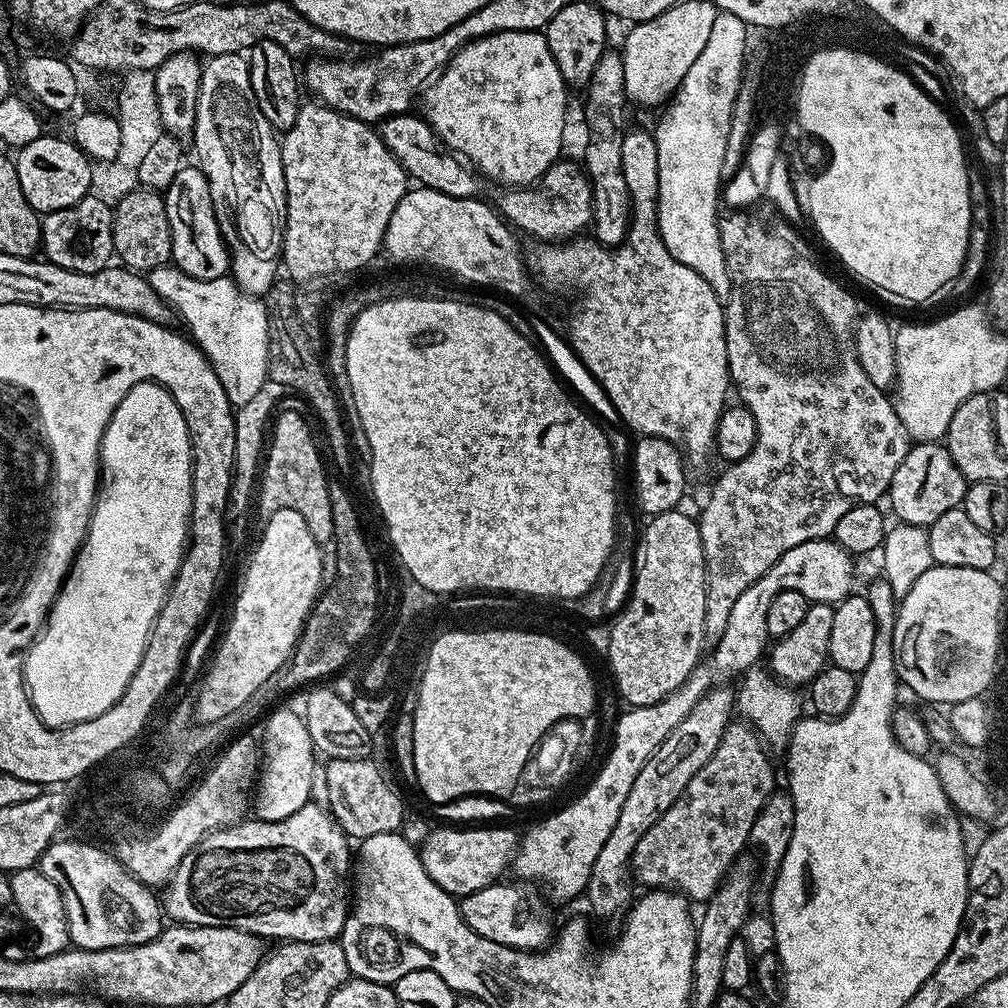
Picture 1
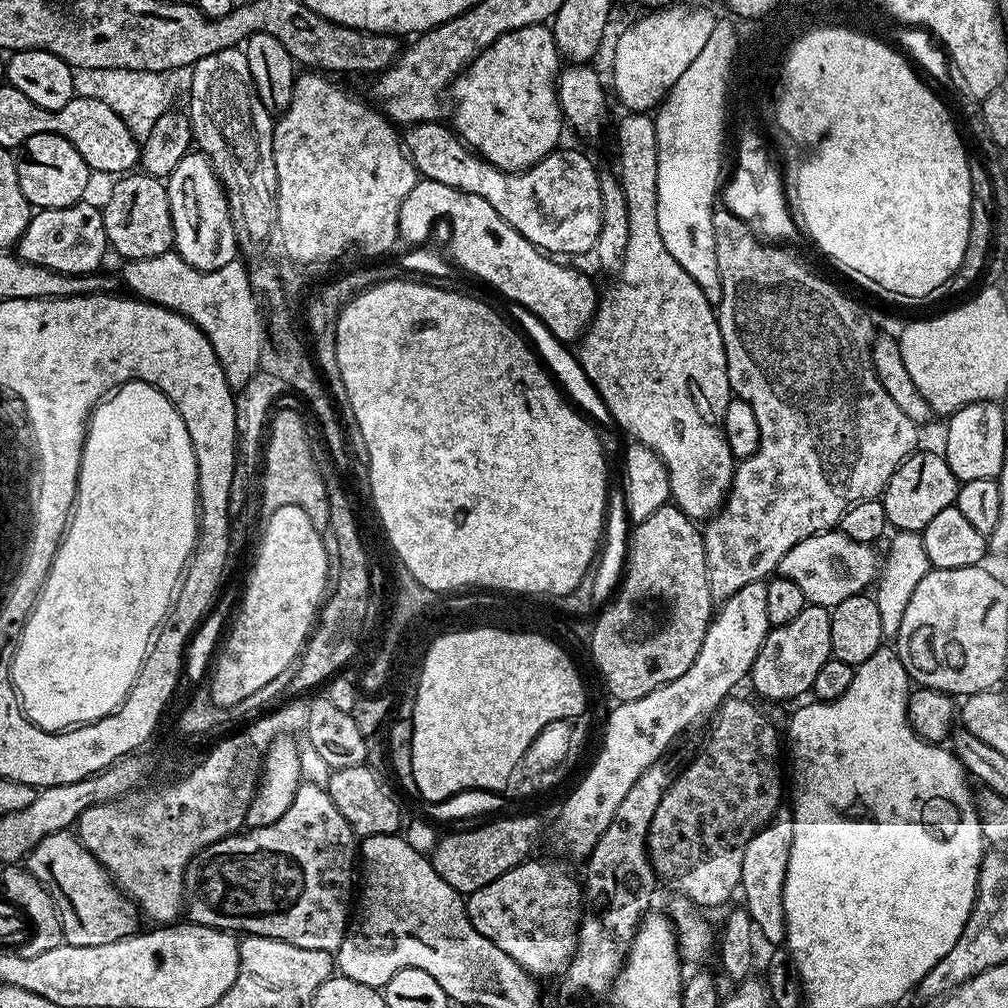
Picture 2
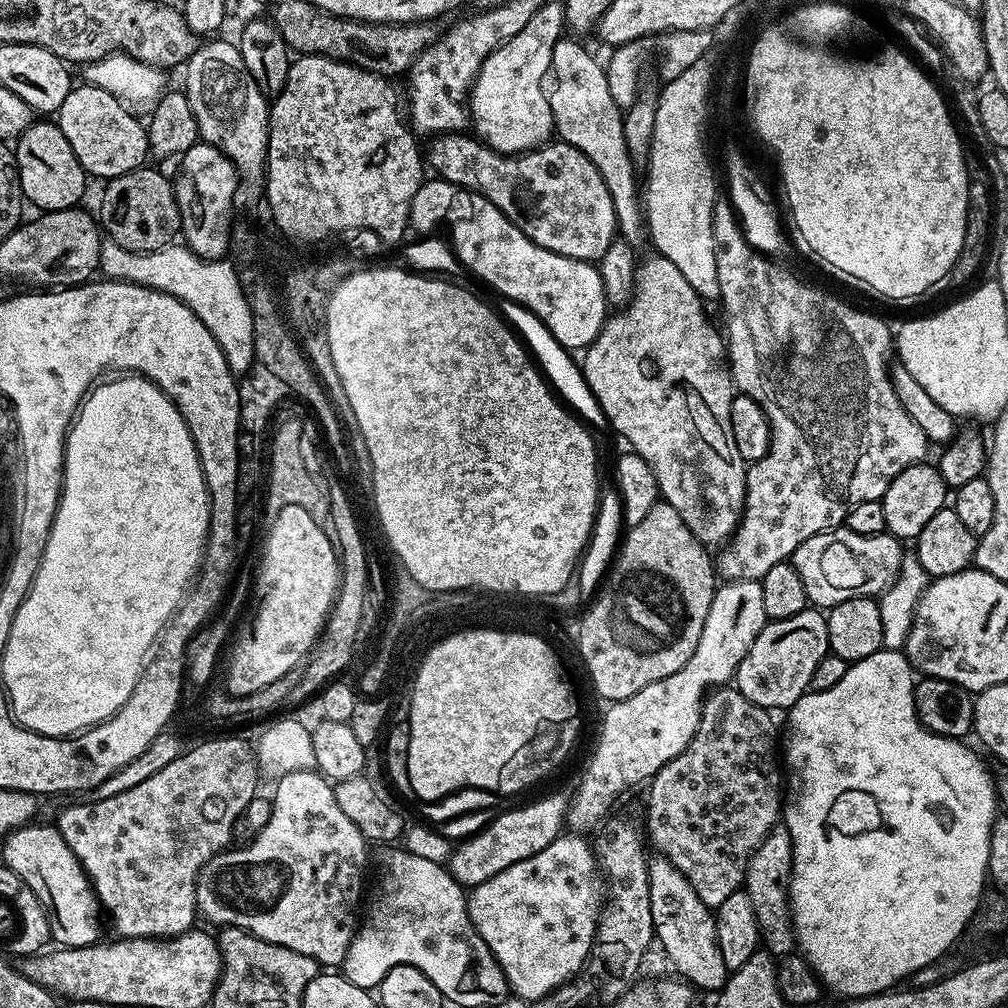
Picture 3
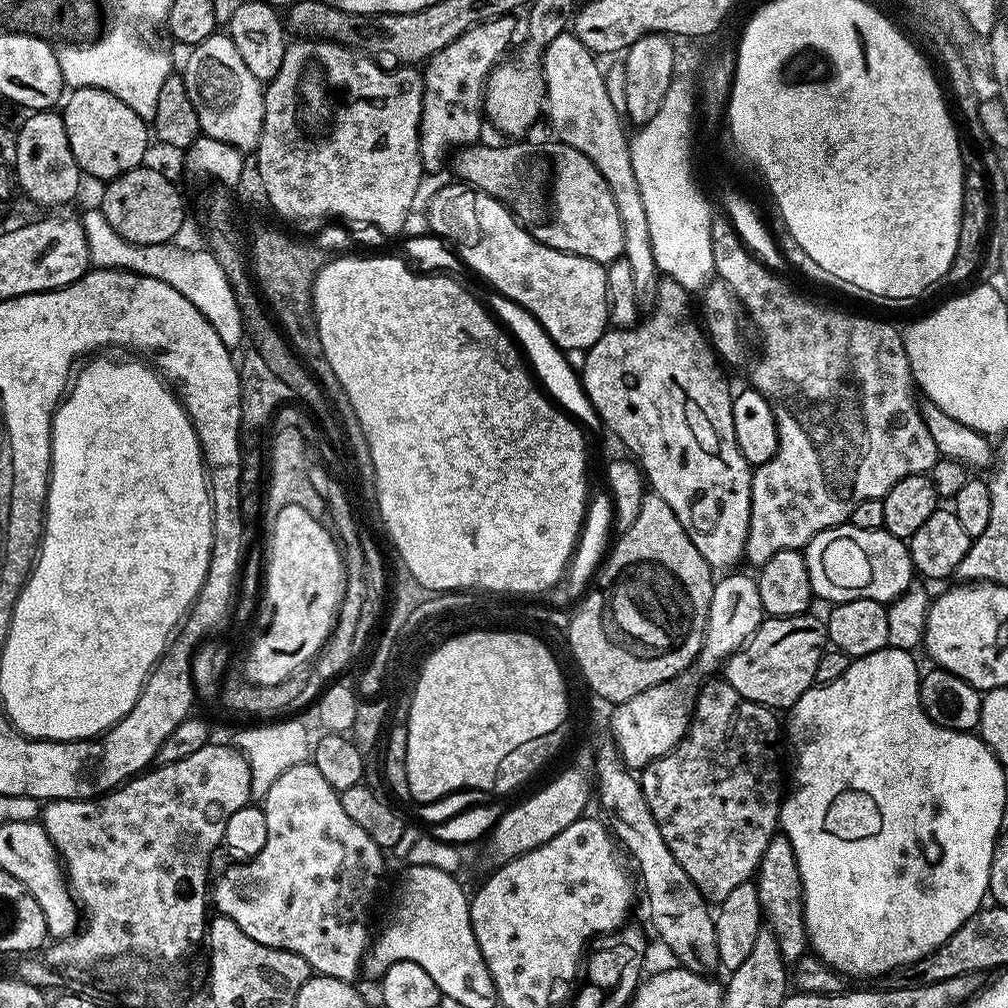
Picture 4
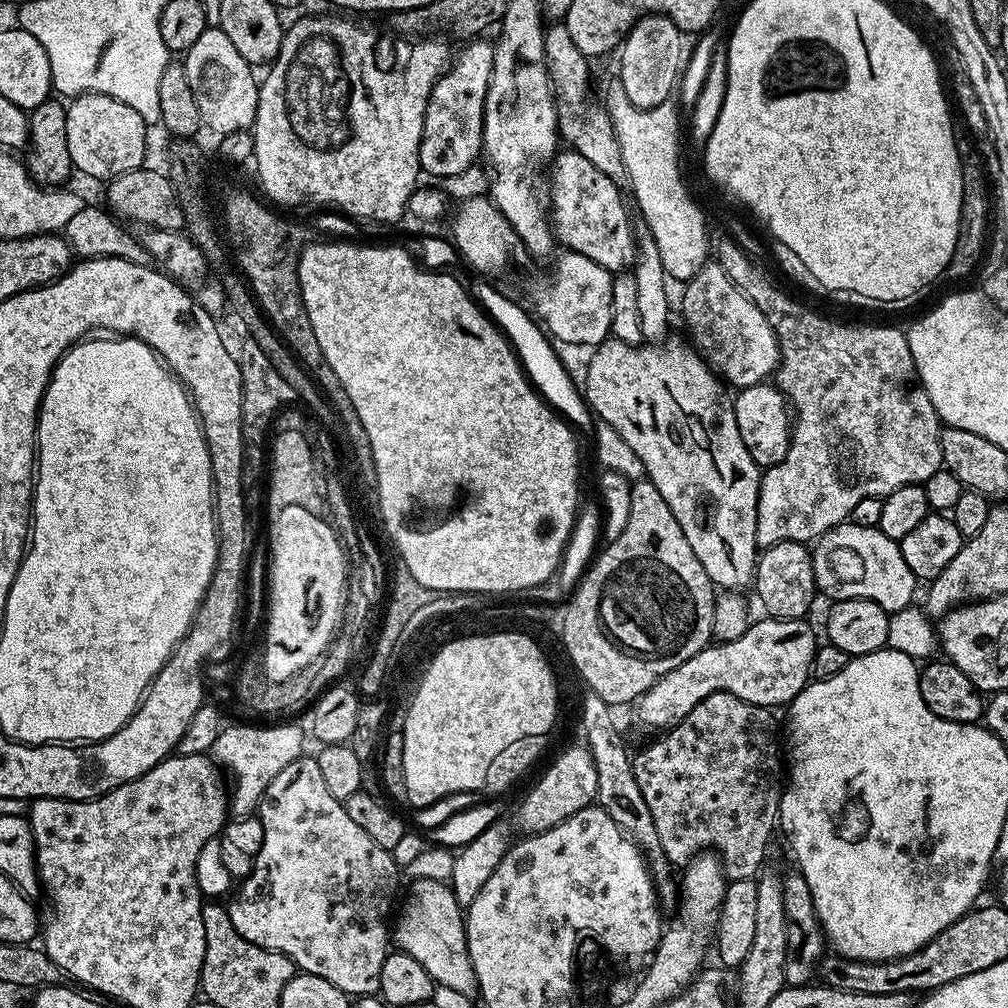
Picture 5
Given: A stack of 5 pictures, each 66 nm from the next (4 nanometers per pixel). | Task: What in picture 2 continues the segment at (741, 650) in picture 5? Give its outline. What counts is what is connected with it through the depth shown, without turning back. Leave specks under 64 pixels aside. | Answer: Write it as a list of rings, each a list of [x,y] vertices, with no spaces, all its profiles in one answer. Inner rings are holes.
[[[819,604],[805,605],[793,622],[775,625],[769,629],[759,648],[758,658],[749,672],[750,685],[764,698],[790,700],[809,693],[815,675],[832,656],[830,642],[831,611]]]

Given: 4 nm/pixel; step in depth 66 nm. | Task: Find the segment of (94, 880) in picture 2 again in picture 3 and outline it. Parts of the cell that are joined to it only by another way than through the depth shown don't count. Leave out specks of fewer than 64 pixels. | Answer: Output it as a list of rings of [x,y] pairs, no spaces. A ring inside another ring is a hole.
[[[33,822],[17,828],[3,837],[3,867],[12,868],[20,876],[21,885],[35,896],[43,897],[48,891],[47,903],[54,917],[54,940],[65,948],[85,948],[97,943],[100,936],[100,912],[102,905],[92,890],[92,881],[84,873],[78,858],[66,846],[59,827]]]

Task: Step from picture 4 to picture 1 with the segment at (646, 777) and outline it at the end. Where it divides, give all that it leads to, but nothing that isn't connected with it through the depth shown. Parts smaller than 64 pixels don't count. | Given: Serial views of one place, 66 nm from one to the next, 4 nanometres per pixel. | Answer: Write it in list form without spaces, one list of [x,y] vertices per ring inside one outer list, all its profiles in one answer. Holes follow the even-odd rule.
[[[751,723],[729,724],[718,750],[714,750],[714,758],[710,758],[694,778],[690,778],[690,786],[682,790],[674,806],[670,806],[670,810],[666,810],[666,814],[662,814],[662,818],[642,834],[630,863],[635,883],[645,884],[643,887],[648,890],[679,890],[689,901],[707,902],[719,890],[736,857],[747,849],[744,847],[749,847],[754,822],[762,806],[777,791],[776,772],[768,761],[768,755],[769,749]]]

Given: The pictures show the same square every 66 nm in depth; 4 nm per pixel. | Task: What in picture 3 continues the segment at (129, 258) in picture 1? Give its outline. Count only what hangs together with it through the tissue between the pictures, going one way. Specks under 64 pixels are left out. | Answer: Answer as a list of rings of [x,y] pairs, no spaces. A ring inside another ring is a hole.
[[[141,166],[121,176],[113,176],[105,183],[106,198],[102,198],[102,206],[98,213],[99,223],[106,233],[107,239],[128,251],[152,252],[162,250],[173,243],[181,235],[180,211],[176,201],[176,190],[171,179],[168,180],[156,168]]]

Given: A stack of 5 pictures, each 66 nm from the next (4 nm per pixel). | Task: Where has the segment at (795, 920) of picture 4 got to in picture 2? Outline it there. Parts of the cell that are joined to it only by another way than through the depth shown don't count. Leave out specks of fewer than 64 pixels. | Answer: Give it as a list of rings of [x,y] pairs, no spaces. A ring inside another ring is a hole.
[[[788,810],[777,811],[764,827],[759,828],[750,838],[750,843],[742,854],[742,874],[739,895],[744,895],[742,907],[750,914],[755,931],[771,946],[785,943],[784,907],[782,894],[786,882],[786,866],[790,862],[790,846],[794,842],[794,821]]]

